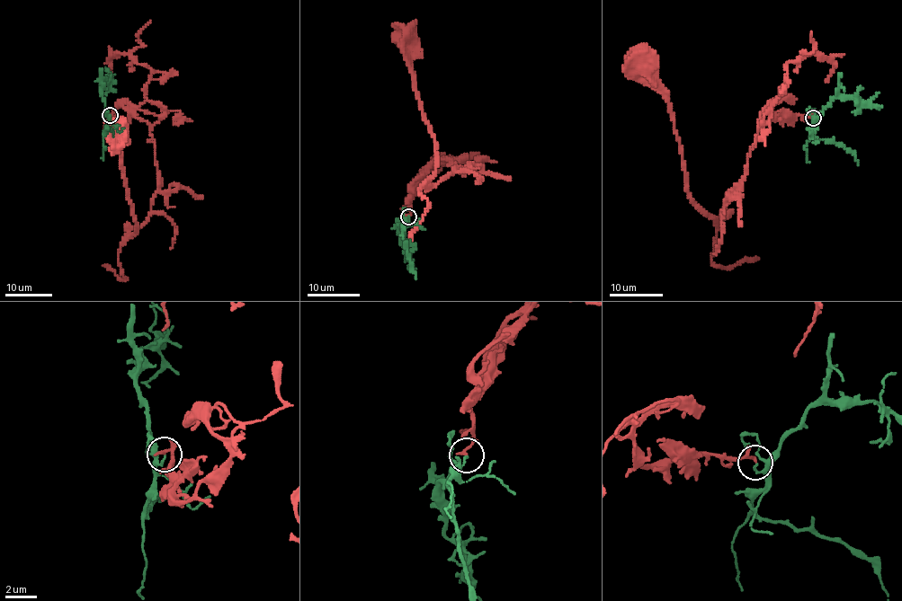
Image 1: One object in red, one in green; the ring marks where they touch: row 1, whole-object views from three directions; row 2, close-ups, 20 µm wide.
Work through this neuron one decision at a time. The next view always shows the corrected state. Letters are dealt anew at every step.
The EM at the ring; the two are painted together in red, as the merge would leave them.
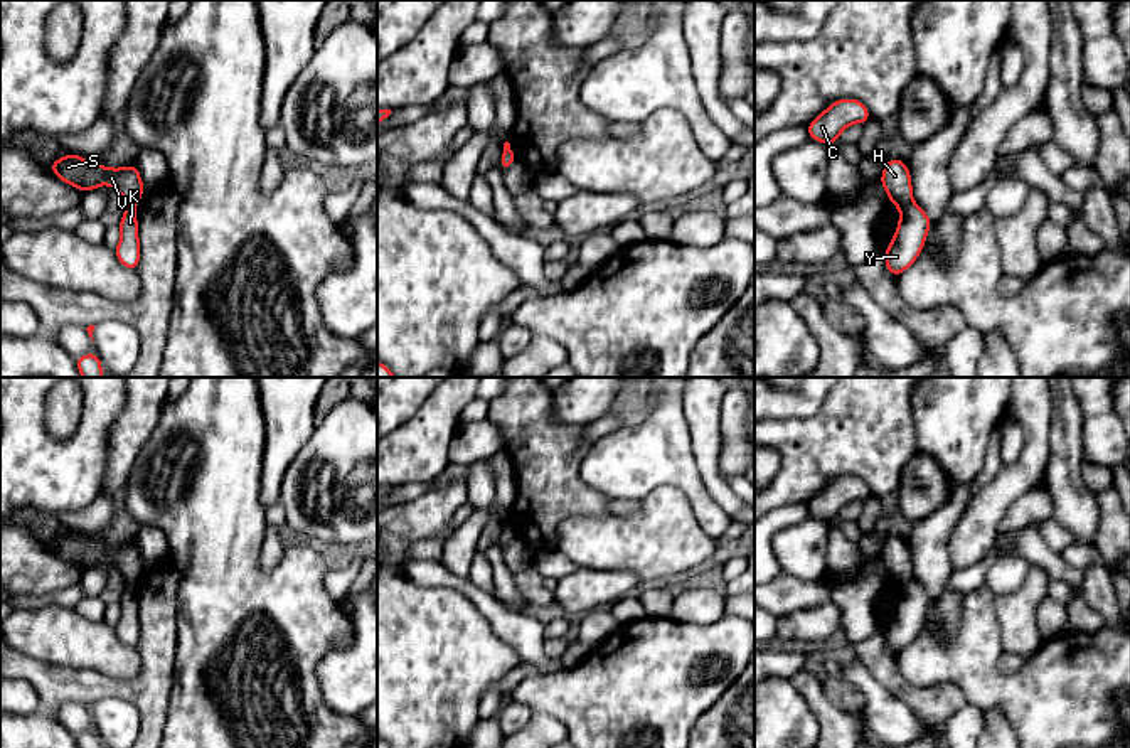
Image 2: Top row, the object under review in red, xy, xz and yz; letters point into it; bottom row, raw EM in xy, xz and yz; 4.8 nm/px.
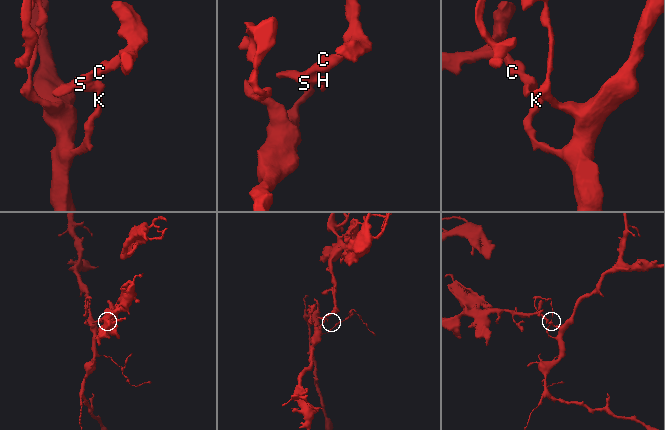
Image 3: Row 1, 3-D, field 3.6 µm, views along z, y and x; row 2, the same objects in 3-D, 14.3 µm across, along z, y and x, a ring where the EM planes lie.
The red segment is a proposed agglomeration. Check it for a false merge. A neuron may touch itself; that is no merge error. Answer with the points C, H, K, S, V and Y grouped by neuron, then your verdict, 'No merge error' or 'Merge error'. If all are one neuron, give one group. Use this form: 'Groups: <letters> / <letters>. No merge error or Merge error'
Groups: C H S V / K Y. Merge error

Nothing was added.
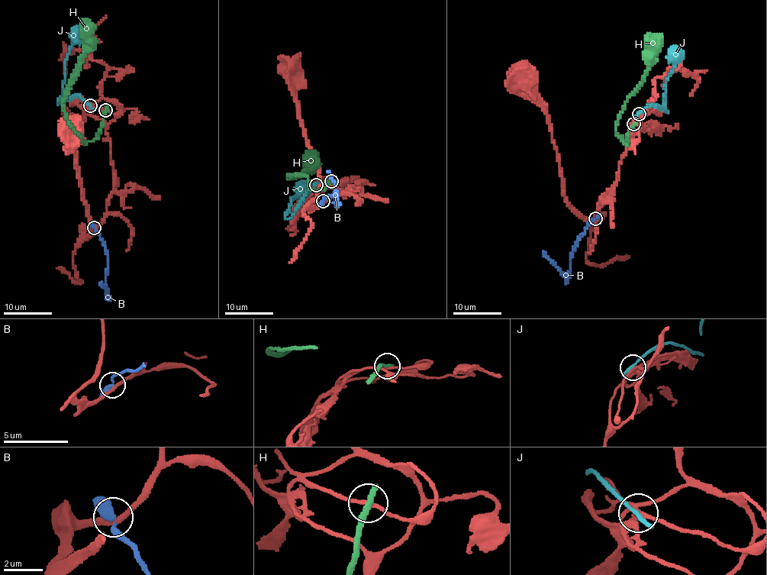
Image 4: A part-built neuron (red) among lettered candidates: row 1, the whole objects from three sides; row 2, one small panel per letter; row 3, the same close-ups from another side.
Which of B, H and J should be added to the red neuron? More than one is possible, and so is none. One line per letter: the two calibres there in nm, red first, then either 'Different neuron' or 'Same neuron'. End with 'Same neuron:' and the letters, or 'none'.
B: Thickness 260 nm (red) against 360 nm. Different neuron
H: Thickness 160 nm (red) against 320 nm. Different neuron
J: Thickness 190 nm (red) against 280 nm. Different neuron
Same neuron: none

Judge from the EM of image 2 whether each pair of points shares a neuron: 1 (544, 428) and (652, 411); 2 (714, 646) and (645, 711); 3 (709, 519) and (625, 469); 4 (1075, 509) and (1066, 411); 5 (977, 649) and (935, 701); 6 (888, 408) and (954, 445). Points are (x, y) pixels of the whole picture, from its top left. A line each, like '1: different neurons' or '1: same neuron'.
1: different neurons
2: same neuron
3: same neuron
4: same neuron
5: different neurons
6: different neurons

